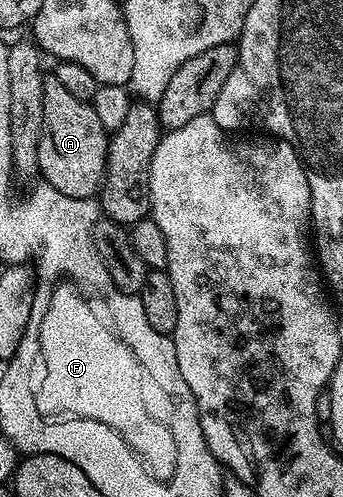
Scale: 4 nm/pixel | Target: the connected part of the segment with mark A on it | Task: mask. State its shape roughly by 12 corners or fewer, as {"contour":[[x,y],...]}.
{"contour":[[43,79],[39,174],[95,198],[109,131],[88,100]]}

